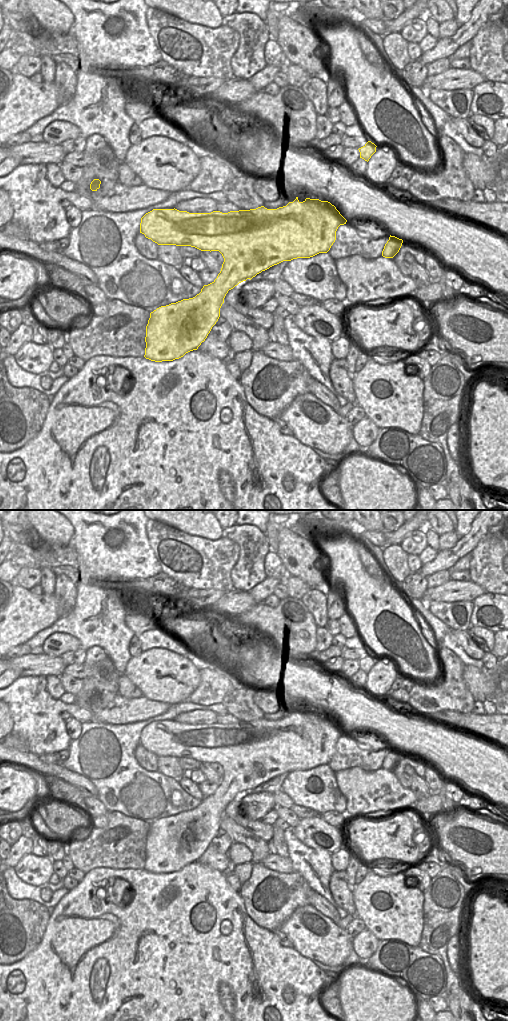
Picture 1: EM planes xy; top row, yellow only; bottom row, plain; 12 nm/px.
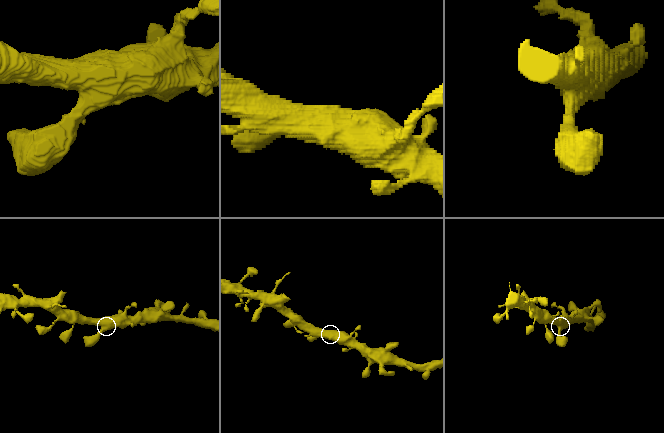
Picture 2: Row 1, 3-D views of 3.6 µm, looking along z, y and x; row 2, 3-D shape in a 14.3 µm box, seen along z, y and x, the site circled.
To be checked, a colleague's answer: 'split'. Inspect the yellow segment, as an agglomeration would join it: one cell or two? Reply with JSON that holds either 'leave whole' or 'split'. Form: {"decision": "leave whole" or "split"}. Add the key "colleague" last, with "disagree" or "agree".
{"decision": "leave whole", "colleague": "disagree"}

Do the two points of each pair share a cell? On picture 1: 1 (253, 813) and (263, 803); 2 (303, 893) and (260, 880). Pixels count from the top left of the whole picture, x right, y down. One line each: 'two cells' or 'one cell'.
1: one cell
2: one cell

